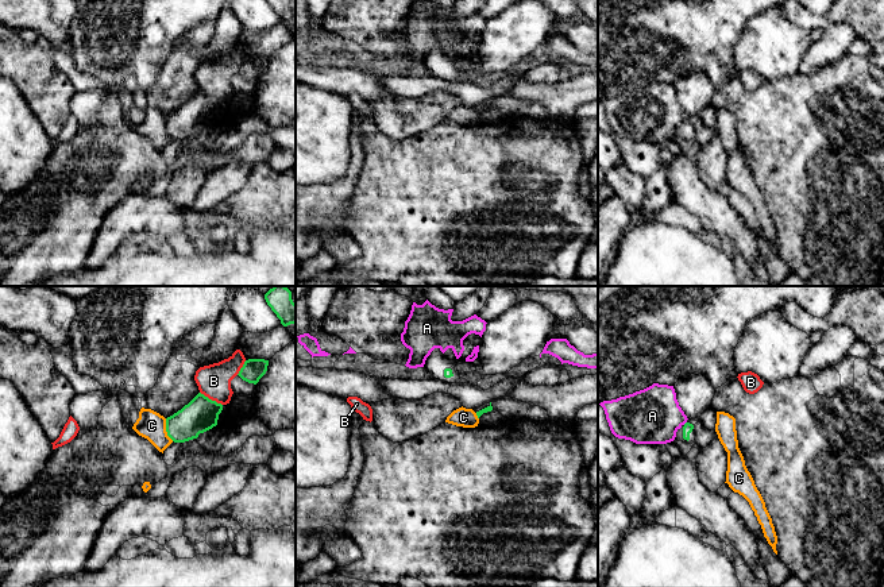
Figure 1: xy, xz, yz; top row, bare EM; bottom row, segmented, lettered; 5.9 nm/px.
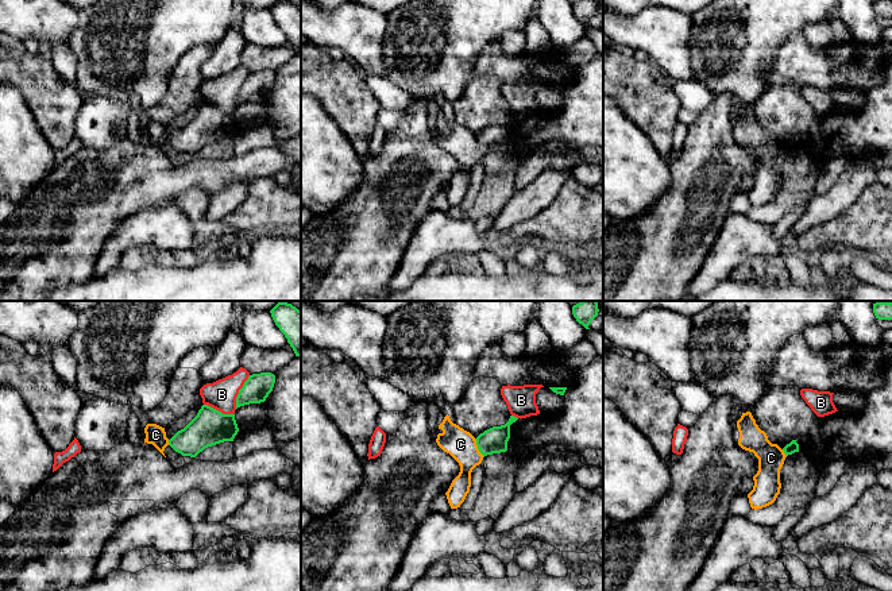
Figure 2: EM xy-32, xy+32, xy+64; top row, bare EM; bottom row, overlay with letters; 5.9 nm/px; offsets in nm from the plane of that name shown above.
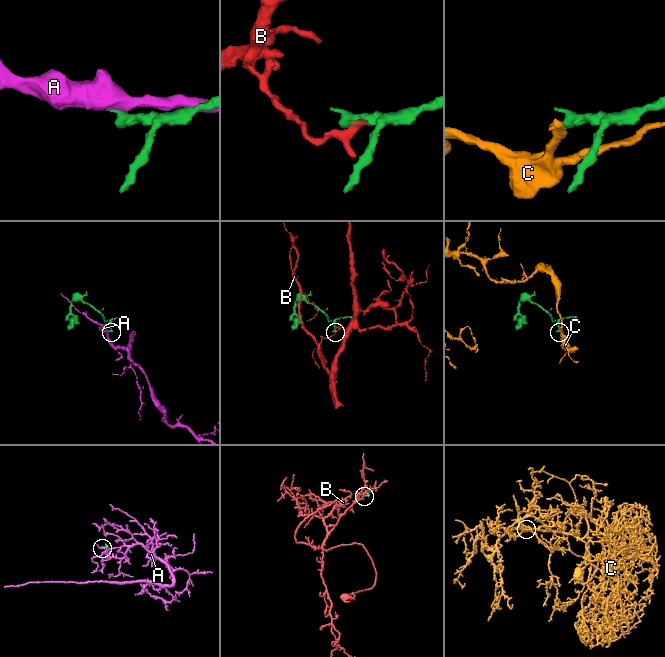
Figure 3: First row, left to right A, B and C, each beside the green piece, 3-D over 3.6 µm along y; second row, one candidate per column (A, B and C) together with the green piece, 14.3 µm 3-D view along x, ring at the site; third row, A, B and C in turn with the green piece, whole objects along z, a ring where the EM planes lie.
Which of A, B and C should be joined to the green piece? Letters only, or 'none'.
none

